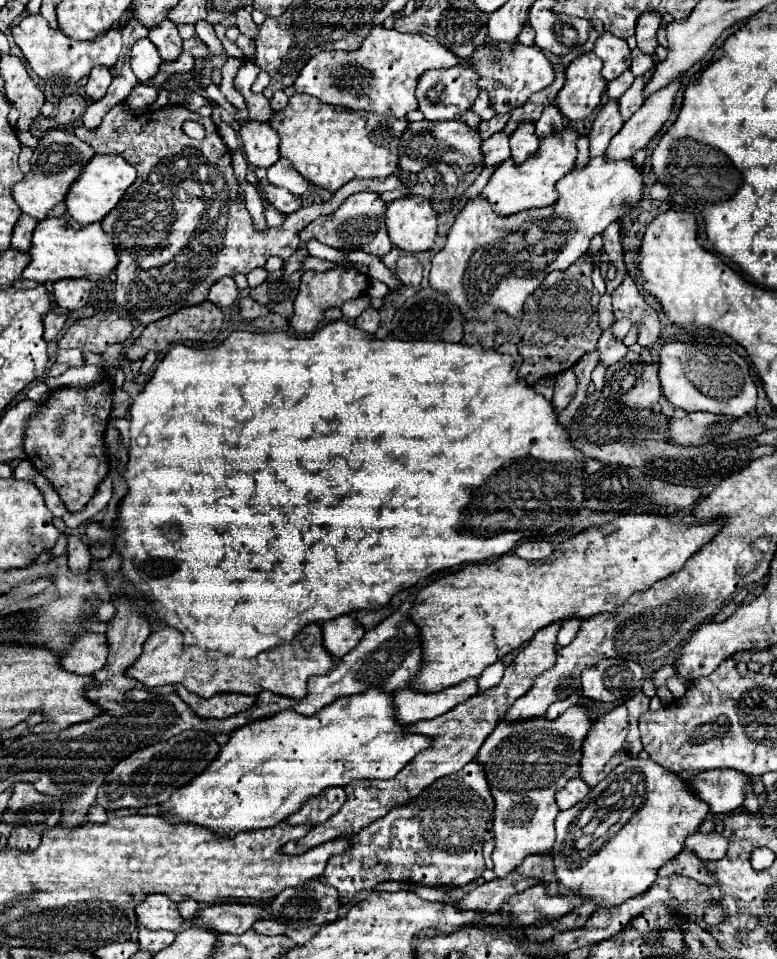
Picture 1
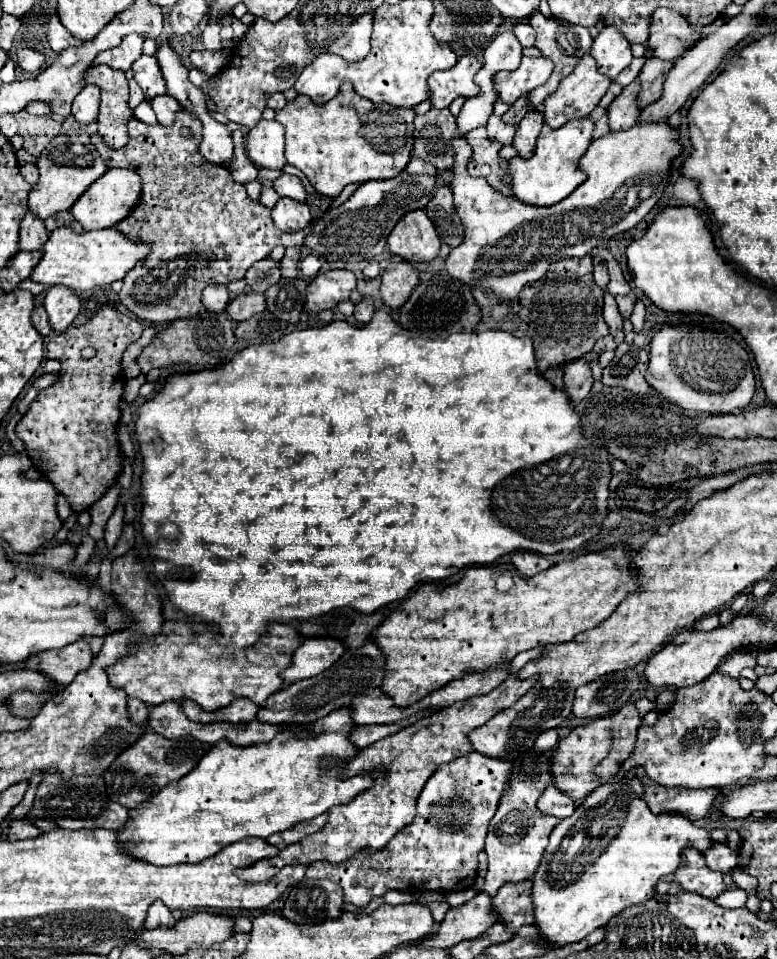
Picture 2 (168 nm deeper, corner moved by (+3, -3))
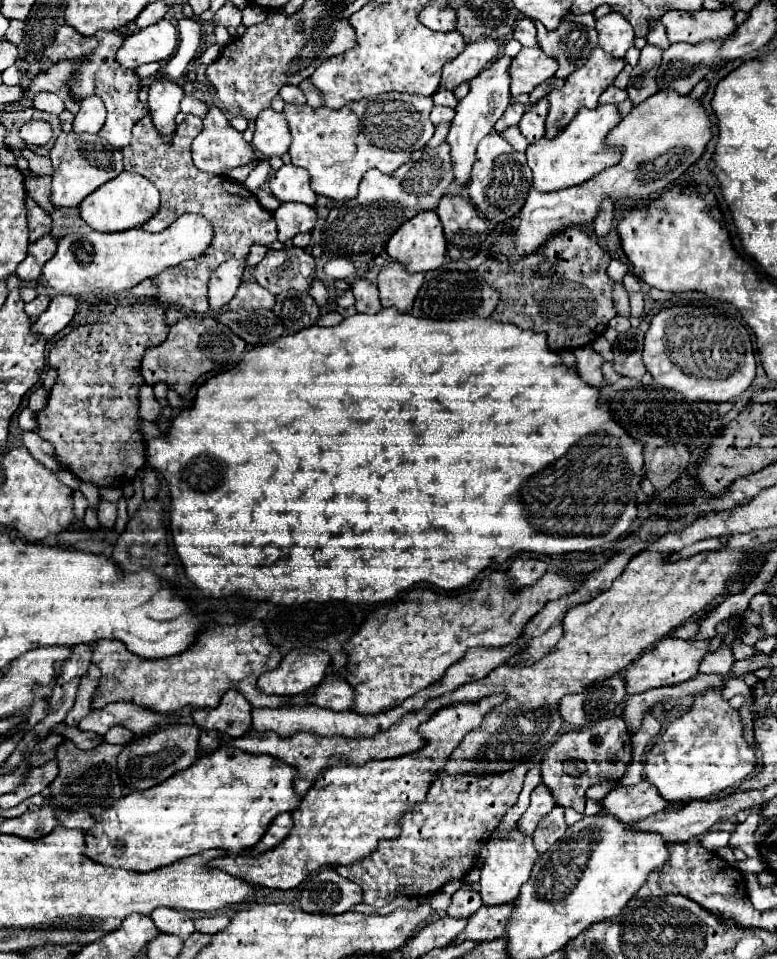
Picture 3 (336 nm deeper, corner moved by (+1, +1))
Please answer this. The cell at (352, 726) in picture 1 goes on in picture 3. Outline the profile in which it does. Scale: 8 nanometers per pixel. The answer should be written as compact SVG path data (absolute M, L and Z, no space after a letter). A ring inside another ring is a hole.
M219 747L211 757L199 757L191 769L169 777L167 781L143 791L127 793L111 809L95 815L93 827L85 831L85 855L107 867L129 871L155 871L177 859L203 853L207 849L223 849L227 853L243 853L251 849L267 831L269 823L283 811L293 811L301 797L293 791L295 769L271 755L249 755L239 749Z

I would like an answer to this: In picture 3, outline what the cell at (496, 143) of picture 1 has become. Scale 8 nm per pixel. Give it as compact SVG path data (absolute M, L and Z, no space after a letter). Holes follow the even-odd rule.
M513 103L513 105L509 105L507 109L505 109L505 113L503 113L503 117L497 121L497 125L495 125L495 131L505 131L507 127L513 127L513 125L517 125L519 121L521 121L521 117L523 117L523 113L525 113L525 105L521 105L521 103Z

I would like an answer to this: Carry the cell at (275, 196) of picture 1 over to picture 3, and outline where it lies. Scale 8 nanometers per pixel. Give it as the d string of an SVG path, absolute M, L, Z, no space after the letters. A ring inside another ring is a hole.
M283 203L275 213L277 223L277 241L285 243L293 239L297 233L311 233L317 223L317 213L313 207L301 203Z

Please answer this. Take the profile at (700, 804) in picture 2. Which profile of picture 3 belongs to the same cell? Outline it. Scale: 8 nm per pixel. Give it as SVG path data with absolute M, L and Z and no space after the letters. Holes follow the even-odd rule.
M641 781L631 787L617 785L601 799L603 811L611 817L617 817L623 823L641 821L649 815L663 811L667 805L669 803L663 801L657 789L647 781Z

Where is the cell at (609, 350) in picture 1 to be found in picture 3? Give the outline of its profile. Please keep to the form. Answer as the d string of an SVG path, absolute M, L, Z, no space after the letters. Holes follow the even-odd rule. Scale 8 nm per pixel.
M621 283L613 285L613 303L619 315L629 317L629 293L625 291L625 287Z

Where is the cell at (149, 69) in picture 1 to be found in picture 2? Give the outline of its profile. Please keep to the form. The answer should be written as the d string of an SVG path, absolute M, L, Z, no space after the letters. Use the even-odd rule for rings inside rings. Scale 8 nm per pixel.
M141 55L141 57L133 63L131 71L133 71L133 79L139 83L139 87L143 89L143 93L145 93L147 99L151 99L151 97L155 97L155 95L167 93L167 89L165 89L165 79L163 79L163 75L161 75L159 63L157 63L155 57L151 57L151 55Z

